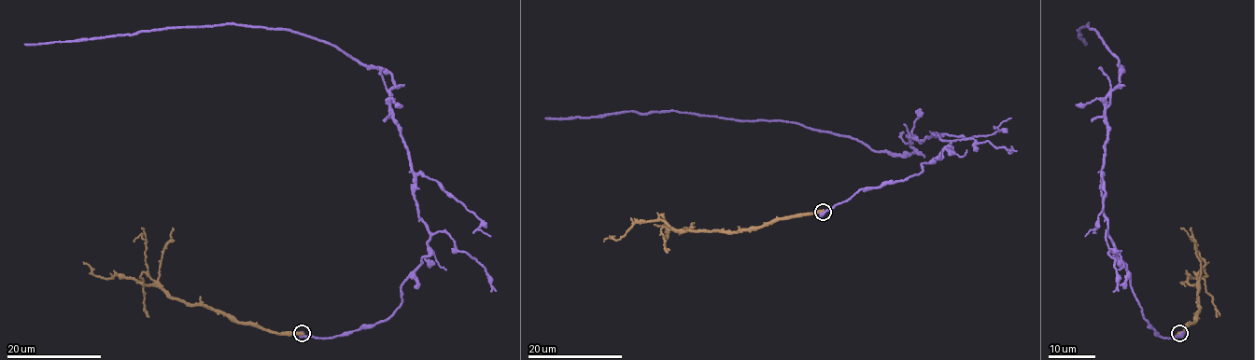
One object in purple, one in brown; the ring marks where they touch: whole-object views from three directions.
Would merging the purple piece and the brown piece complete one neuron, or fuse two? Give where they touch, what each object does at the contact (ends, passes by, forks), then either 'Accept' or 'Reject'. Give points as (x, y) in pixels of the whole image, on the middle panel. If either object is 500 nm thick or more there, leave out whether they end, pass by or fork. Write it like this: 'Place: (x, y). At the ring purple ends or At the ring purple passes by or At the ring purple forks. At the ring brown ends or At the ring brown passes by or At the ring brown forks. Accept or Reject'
Place: (823, 212). Reject

